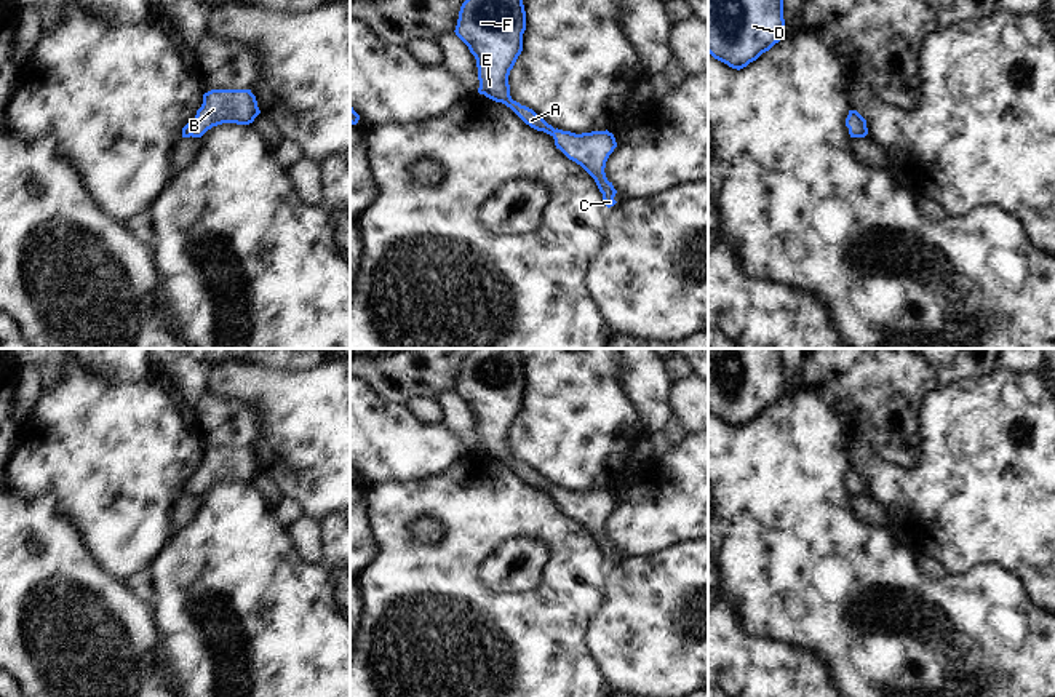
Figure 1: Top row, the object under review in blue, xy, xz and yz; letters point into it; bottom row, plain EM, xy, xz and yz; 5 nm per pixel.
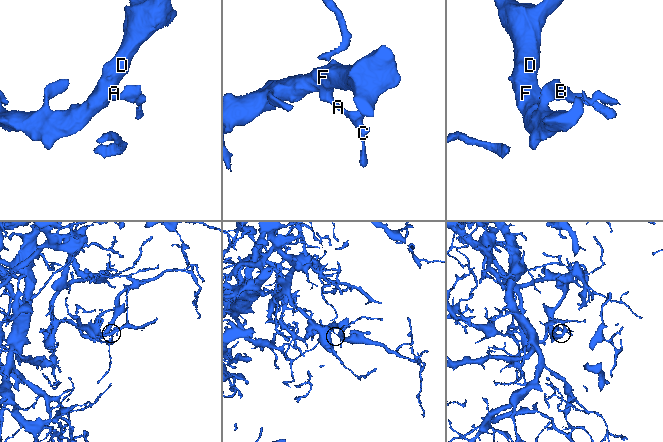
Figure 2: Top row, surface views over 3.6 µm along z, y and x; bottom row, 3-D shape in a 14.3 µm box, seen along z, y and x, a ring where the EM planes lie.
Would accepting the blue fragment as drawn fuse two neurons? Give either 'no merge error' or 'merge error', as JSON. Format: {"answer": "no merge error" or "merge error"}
{"answer": "no merge error"}

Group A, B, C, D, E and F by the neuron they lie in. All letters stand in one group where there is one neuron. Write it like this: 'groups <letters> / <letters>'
groups A B C D E F

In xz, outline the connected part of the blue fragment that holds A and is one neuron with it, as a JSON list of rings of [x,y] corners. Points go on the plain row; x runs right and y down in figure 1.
[[[475,348],[462,361],[454,390],[476,417],[478,451],[505,462],[531,486],[550,492],[556,507],[595,537],[611,566],[617,561],[617,548],[607,539],[604,526],[617,505],[614,492],[607,488],[582,492],[555,488],[510,454],[508,433],[523,409],[524,388],[526,369],[518,348]]]

